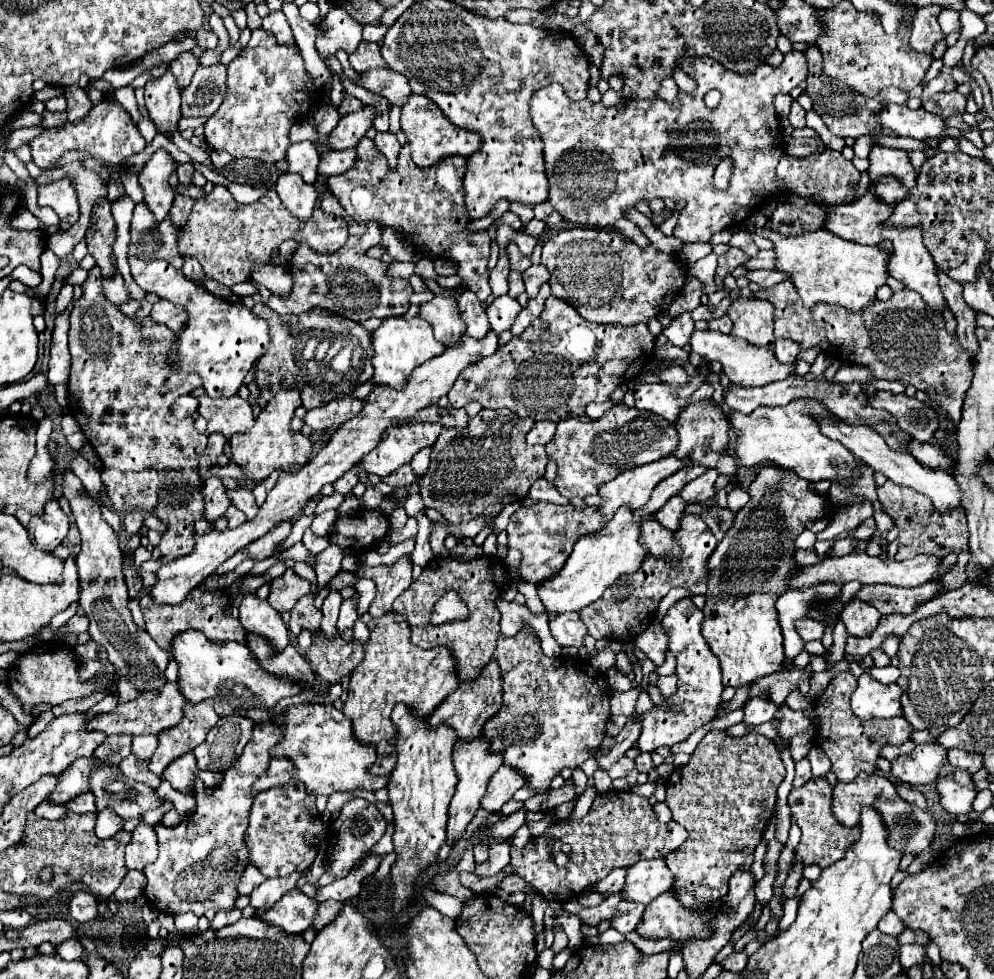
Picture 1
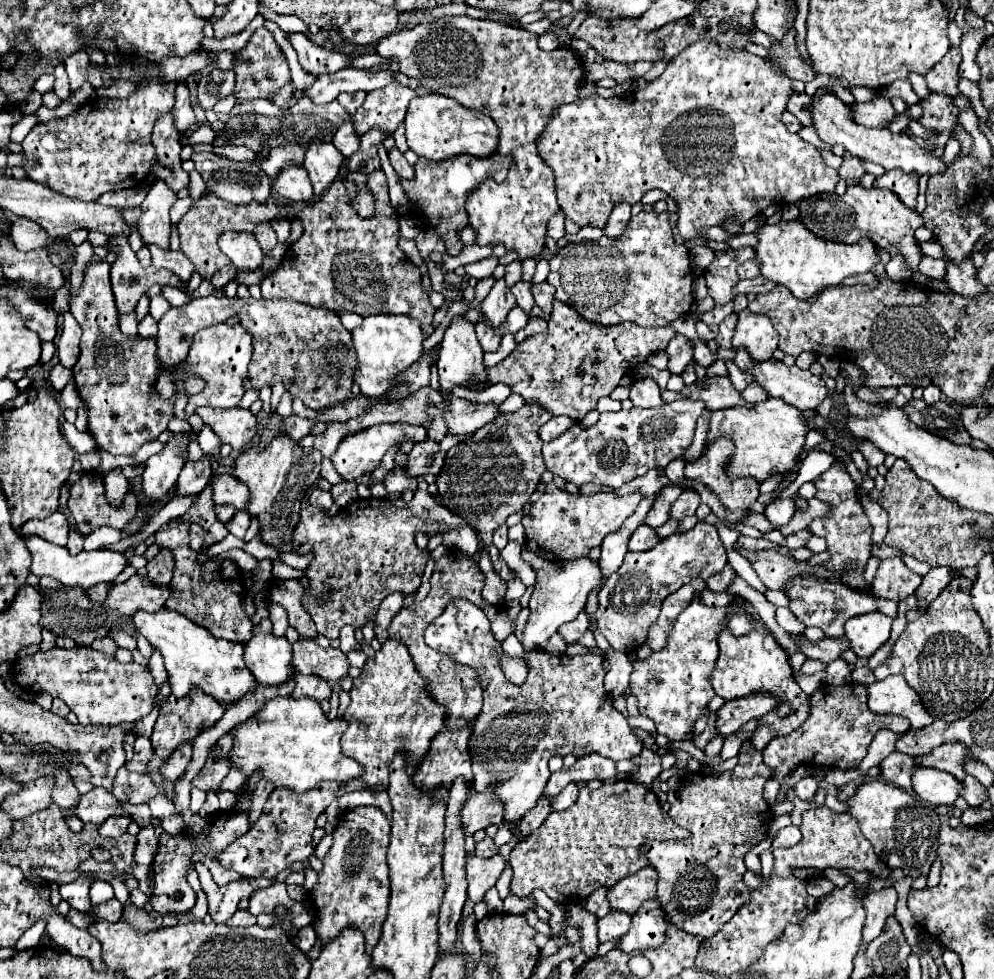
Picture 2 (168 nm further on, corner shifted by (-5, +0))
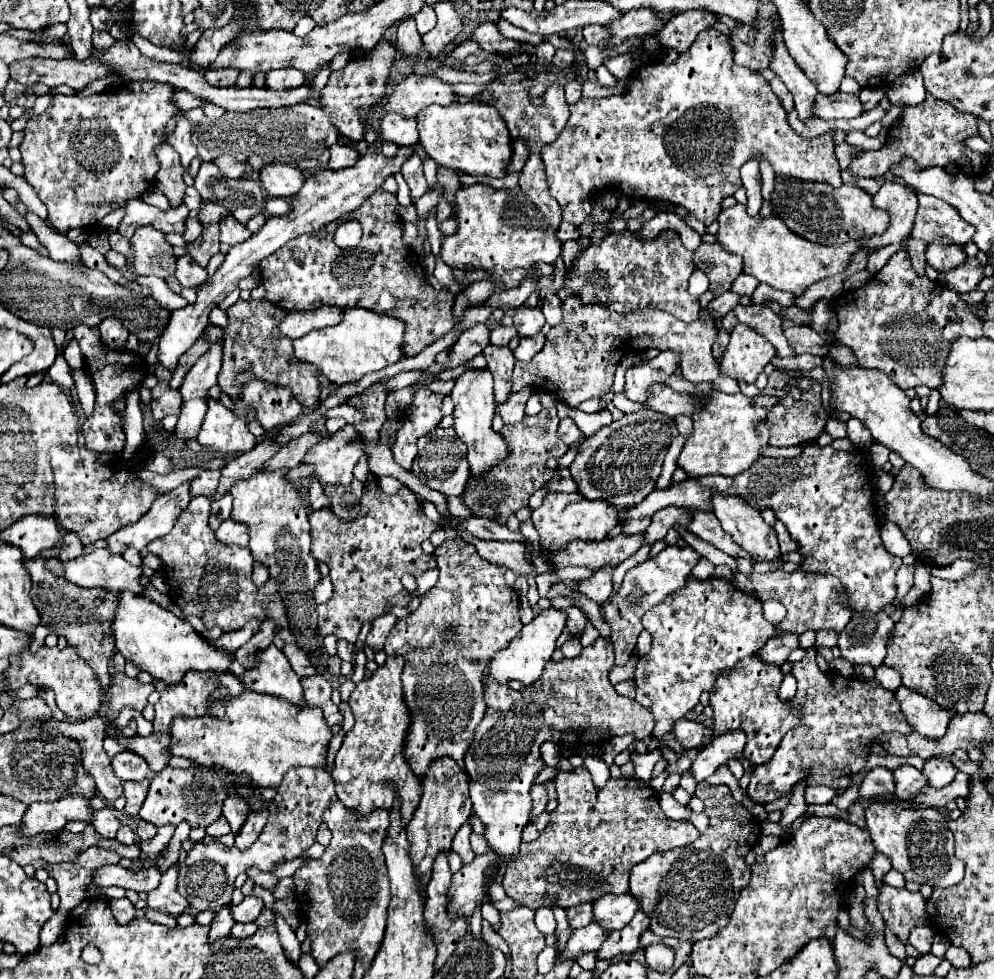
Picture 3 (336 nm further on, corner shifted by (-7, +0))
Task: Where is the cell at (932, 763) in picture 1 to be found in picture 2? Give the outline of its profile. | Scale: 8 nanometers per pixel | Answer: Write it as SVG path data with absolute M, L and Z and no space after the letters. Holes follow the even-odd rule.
M894 751L880 763L880 769L882 769L882 777L888 783L892 783L904 791L912 791L912 775L918 769L914 755Z

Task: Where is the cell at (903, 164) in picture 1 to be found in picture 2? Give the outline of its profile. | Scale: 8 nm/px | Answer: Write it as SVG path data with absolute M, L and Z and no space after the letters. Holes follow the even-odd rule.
M892 169L886 171L882 177L874 181L876 187L888 187L894 189L896 195L900 195L900 201L908 207L916 207L916 197L918 197L918 177L916 173L906 173L902 169Z

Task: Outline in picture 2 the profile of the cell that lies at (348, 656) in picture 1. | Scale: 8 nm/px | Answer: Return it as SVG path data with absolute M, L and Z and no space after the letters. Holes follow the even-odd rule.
M300 637L294 645L294 657L292 663L296 667L298 673L316 673L326 681L334 681L338 683L342 677L346 677L348 673L348 659L346 653L342 653L340 649L332 649L332 647L320 647L314 639L306 639Z

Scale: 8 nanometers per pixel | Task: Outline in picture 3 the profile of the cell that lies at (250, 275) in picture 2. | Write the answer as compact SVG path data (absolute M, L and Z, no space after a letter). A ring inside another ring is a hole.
M104 319L104 321L100 323L100 337L102 337L102 341L104 341L110 349L120 351L120 349L124 349L124 345L126 345L128 331L126 331L126 327L124 327L118 319Z

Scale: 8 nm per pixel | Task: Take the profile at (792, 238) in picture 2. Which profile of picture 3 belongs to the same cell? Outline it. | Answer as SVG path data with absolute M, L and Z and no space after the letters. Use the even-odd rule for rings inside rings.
M734 205L724 209L718 215L718 233L716 239L724 251L736 253L742 257L742 271L746 275L756 277L760 283L766 283L774 289L788 291L792 295L802 295L806 287L824 277L836 275L846 269L852 255L858 251L856 241L848 241L844 245L818 245L810 243L798 235L794 235L778 217L750 217L746 213L746 205Z

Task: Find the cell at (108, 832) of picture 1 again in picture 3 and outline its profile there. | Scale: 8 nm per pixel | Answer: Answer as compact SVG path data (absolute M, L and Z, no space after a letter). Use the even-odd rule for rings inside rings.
M104 807L100 811L94 811L94 815L88 821L104 839L114 839L116 831L120 829L120 819L116 817L116 811L112 807Z

